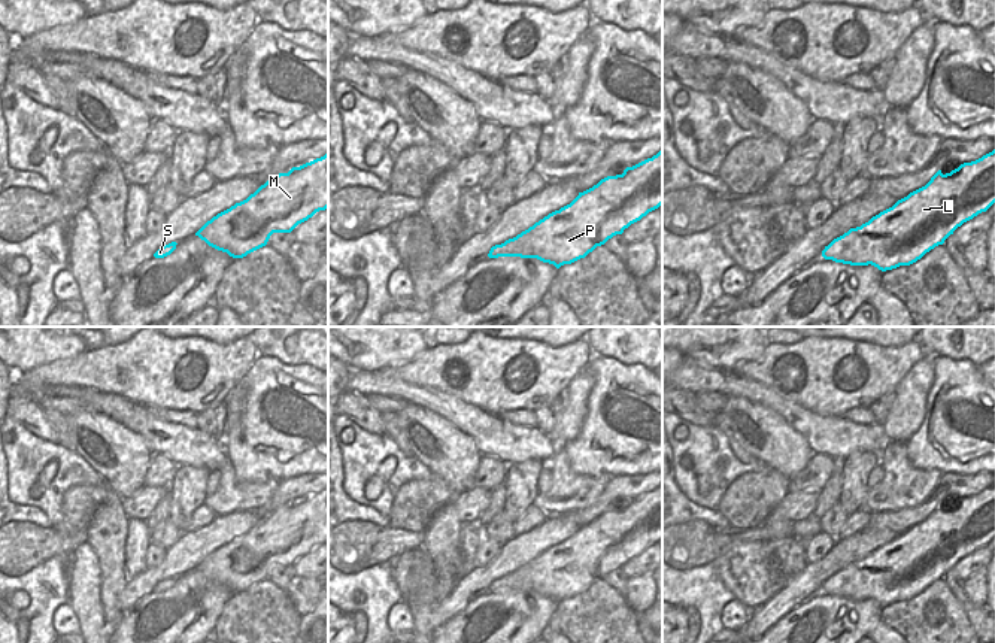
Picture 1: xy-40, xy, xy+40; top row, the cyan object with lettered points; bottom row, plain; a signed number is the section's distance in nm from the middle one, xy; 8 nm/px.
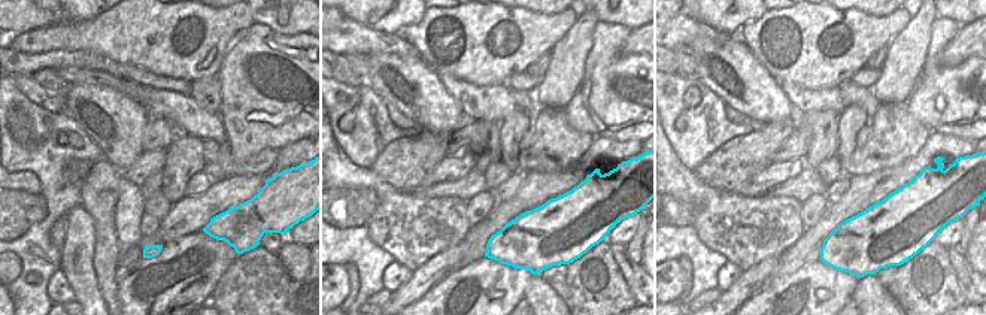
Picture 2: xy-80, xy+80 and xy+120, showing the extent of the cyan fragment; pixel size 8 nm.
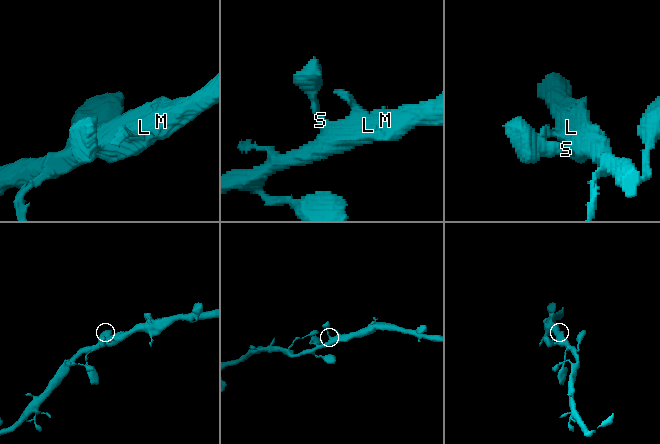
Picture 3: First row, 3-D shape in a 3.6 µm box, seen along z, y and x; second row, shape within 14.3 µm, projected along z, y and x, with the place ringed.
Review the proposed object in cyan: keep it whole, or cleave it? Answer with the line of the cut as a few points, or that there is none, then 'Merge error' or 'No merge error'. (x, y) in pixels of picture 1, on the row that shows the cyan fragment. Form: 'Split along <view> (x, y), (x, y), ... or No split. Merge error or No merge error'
No split. No merge error

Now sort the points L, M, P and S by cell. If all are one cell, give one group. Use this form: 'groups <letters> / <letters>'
groups L M P S

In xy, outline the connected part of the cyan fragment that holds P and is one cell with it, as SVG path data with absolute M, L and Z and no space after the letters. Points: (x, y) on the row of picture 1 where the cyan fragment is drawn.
M662 151L579 192L570 204L492 246L488 257L537 258L559 269L585 258L661 204Z

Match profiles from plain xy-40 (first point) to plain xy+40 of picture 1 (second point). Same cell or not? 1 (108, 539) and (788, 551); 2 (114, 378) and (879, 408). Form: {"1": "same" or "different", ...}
{"1": "different", "2": "different"}

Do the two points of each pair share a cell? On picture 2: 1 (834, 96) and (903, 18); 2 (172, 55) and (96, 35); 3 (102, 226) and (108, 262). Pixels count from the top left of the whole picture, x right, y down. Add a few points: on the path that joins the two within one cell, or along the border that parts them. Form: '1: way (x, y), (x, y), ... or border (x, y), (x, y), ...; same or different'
1: border (801, 85), (809, 88), (836, 87); different
2: way (152, 47), (148, 47), (136, 35), (115, 35); same
3: way (105, 235), (106, 253); same

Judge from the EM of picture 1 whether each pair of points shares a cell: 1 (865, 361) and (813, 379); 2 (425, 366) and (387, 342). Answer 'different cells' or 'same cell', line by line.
1: same cell
2: different cells

